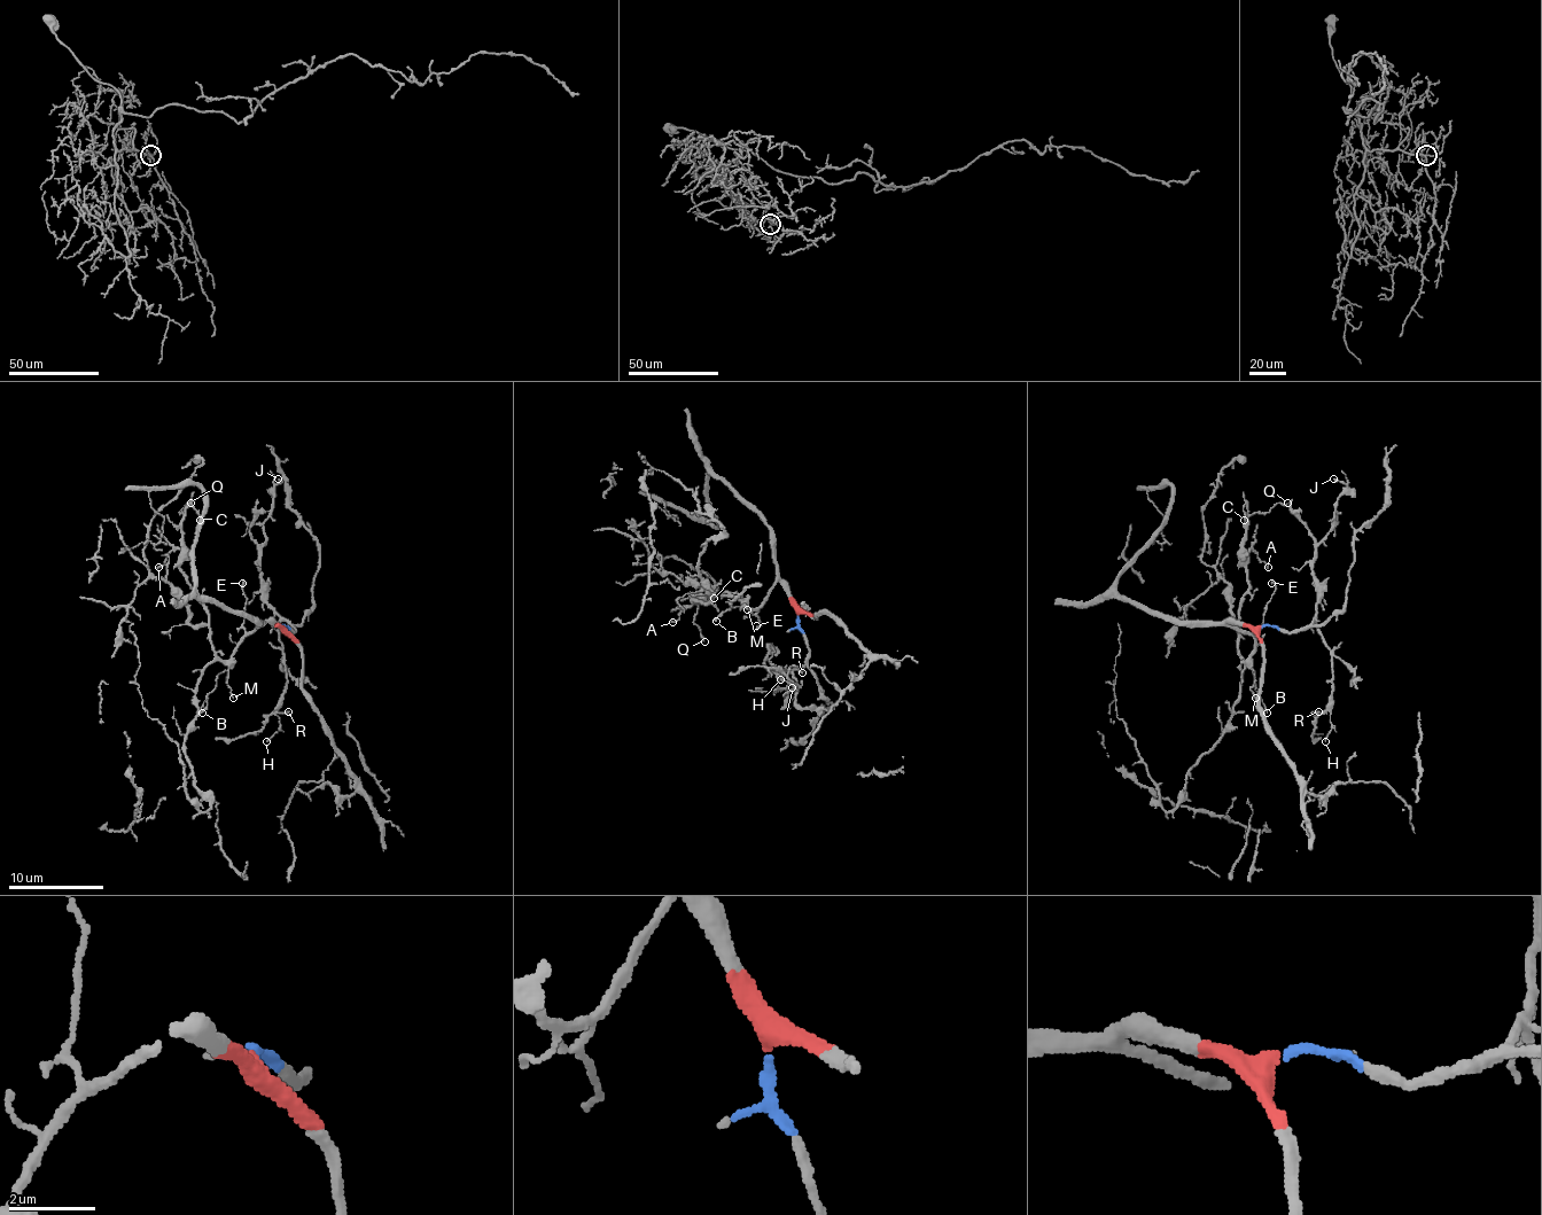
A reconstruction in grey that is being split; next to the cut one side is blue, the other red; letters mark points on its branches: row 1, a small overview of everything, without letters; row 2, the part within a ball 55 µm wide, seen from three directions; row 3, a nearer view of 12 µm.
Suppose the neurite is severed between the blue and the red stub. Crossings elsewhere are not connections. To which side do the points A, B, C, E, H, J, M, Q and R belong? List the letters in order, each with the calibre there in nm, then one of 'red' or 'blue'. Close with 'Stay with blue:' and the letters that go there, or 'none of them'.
A: 130 nm thick; red
B: 120 nm thick; red
C: 130 nm thick; red
E: 160 nm thick; red
H: 70 nm thick; blue
J: 120 nm thick; blue
M: 110 nm thick; red
Q: 140 nm thick; red
R: 110 nm thick; blue
Stay with blue: H, J, R

